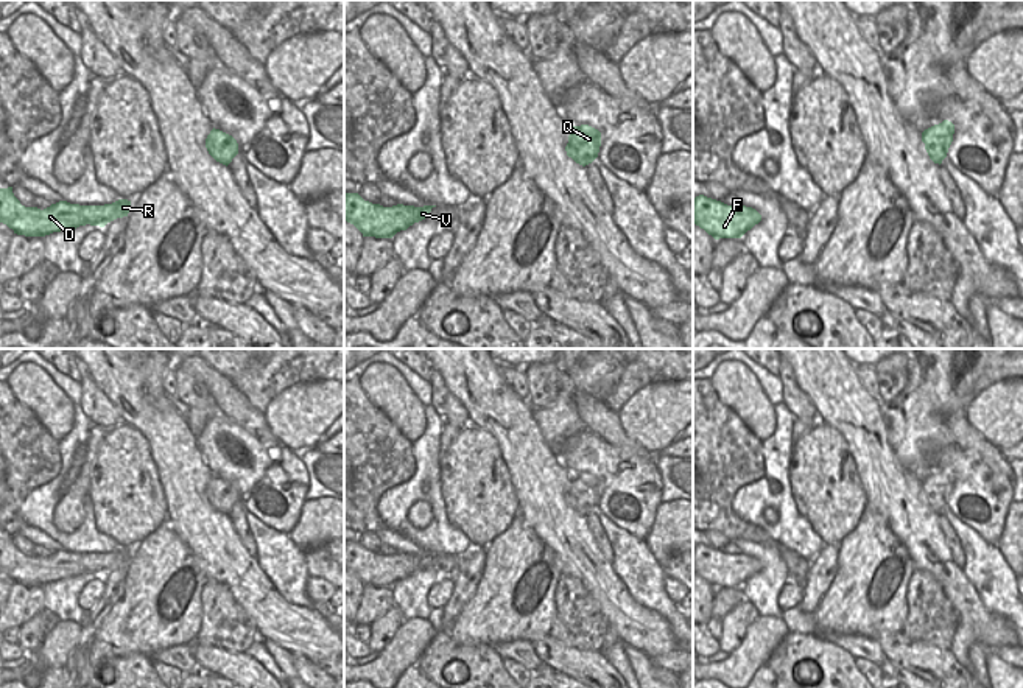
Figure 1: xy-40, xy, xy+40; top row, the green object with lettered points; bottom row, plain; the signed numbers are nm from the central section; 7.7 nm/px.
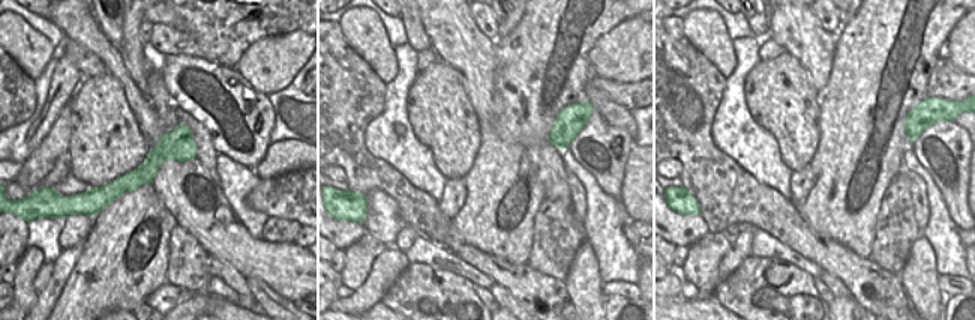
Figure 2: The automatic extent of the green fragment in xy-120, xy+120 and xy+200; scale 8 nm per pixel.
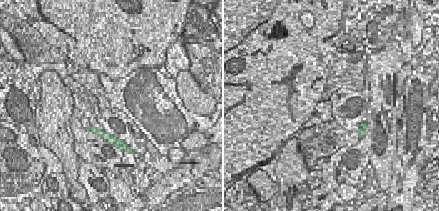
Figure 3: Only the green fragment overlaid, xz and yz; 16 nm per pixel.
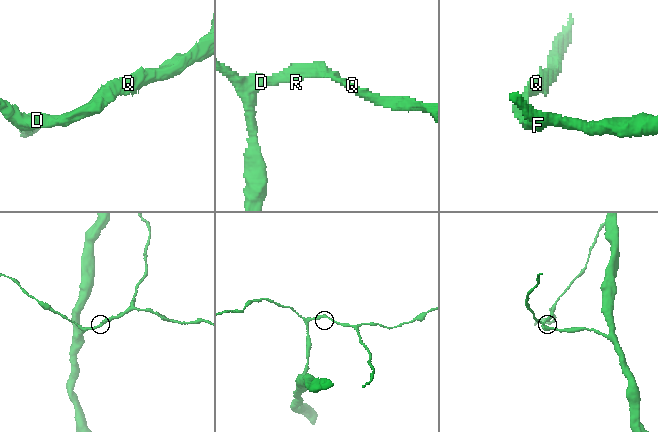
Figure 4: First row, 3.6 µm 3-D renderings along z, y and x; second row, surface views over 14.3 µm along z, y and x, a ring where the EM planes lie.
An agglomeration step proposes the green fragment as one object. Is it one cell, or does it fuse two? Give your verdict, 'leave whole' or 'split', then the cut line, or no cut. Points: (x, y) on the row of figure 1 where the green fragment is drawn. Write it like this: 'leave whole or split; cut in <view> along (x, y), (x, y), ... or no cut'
leave whole; no cut

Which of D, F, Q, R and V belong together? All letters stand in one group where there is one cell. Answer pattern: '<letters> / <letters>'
D F Q R V

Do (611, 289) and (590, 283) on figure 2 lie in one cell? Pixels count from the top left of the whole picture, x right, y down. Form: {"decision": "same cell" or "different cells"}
{"decision": "different cells"}

